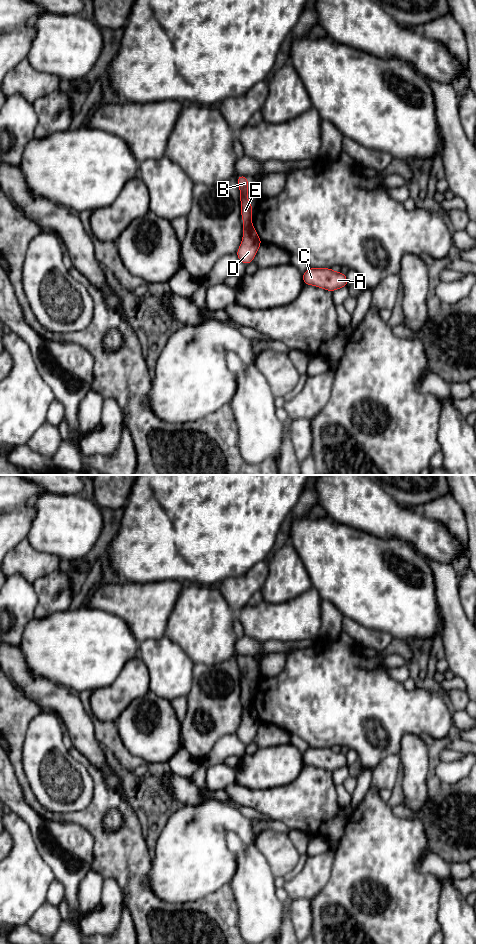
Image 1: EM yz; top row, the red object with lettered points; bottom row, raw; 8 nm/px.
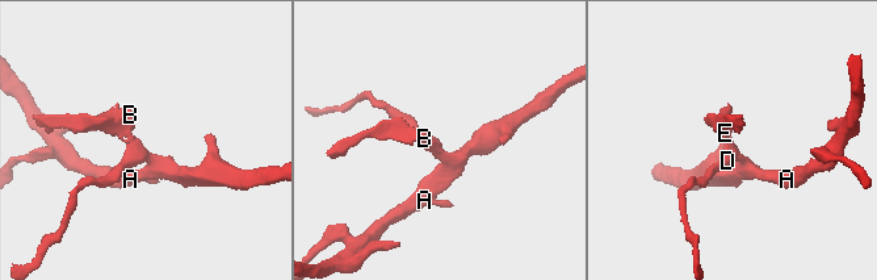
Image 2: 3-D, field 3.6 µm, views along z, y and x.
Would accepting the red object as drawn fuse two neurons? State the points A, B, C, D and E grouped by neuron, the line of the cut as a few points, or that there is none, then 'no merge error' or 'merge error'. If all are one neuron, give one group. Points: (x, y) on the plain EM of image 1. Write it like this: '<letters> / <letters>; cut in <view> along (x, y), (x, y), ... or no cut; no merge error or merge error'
A C D / B E; cut in yz along (250, 701), (245, 705); merge error

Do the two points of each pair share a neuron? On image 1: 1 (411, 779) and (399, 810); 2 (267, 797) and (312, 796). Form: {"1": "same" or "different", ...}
{"1": "different", "2": "same"}

